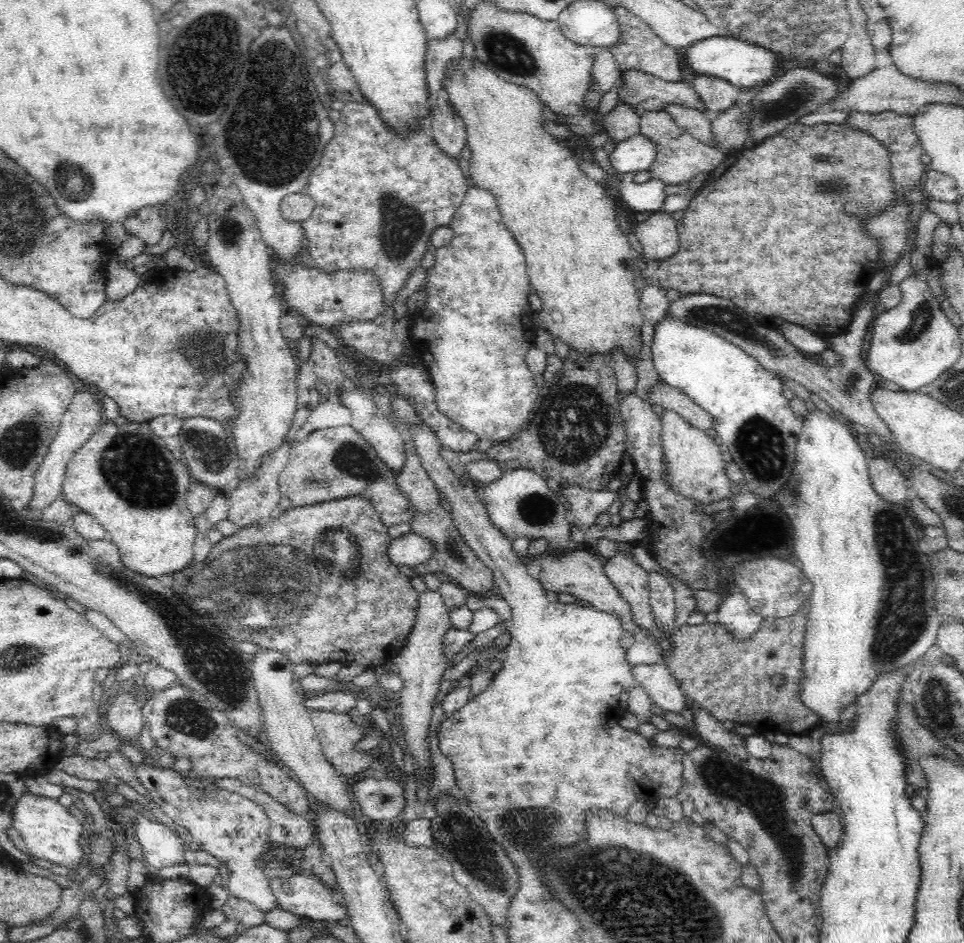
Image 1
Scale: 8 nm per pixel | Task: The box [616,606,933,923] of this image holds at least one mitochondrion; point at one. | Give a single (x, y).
(768, 799)

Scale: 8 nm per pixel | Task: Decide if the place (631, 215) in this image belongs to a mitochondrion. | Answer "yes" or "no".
no

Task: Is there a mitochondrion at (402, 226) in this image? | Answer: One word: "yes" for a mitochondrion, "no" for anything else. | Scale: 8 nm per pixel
yes

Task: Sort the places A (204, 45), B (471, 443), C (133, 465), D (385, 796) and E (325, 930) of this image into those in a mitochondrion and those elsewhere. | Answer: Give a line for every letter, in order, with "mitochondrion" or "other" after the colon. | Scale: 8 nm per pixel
A: mitochondrion
B: other
C: mitochondrion
D: mitochondrion
E: other

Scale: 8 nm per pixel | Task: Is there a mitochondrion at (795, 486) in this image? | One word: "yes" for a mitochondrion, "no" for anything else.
yes

